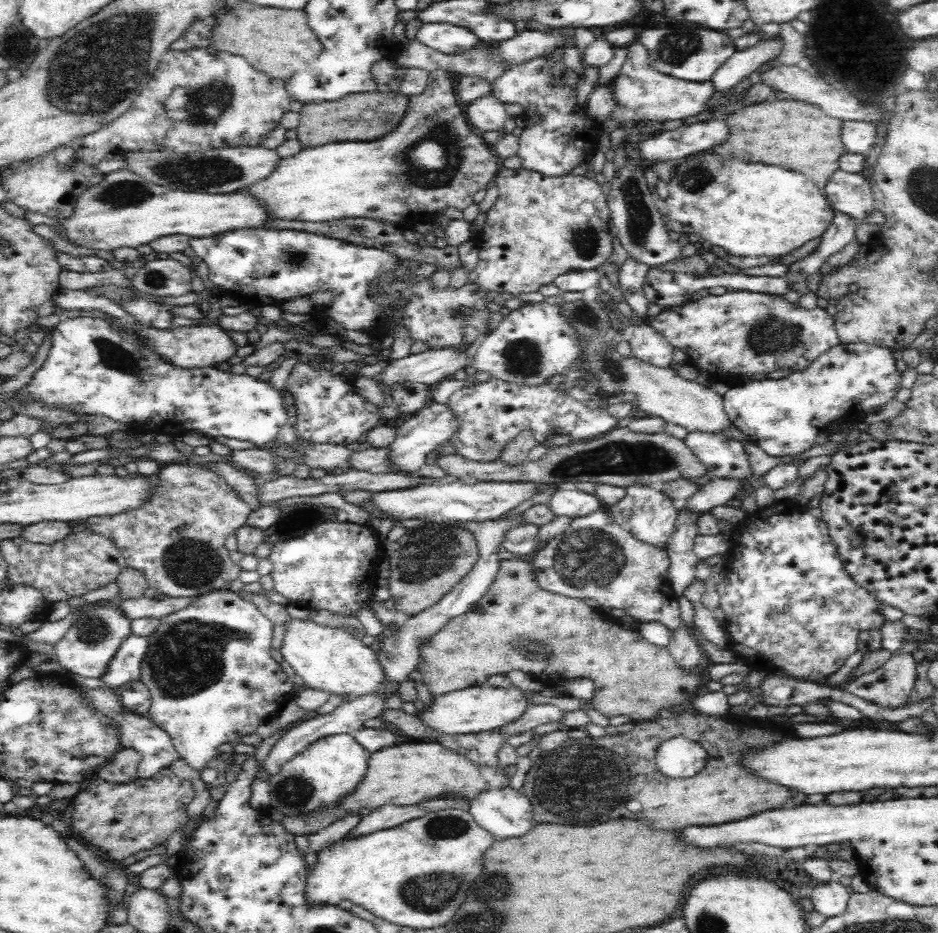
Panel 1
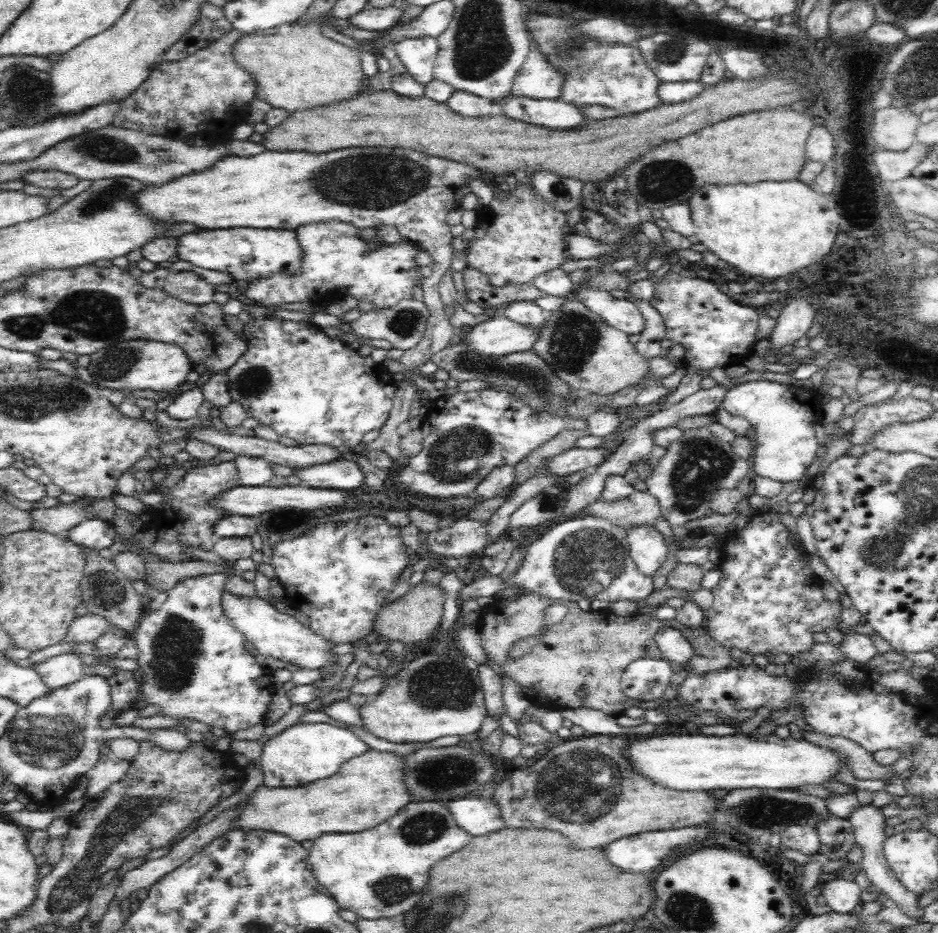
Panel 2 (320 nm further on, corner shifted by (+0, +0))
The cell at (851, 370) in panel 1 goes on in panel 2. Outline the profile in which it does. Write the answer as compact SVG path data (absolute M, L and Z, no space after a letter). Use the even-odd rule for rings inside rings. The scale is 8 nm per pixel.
M756 380L740 383L732 387L724 397L720 406L734 416L741 416L750 420L752 426L756 426L756 448L751 458L754 471L760 477L783 483L794 482L804 478L808 466L814 462L816 458L816 450L818 450L819 441L814 436L814 428L810 428L810 424L816 424L820 418L820 394L816 394L814 390L800 390L798 388L784 388L780 383Z

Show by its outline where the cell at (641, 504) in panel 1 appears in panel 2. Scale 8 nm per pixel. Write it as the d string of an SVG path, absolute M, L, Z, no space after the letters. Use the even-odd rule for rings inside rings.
M650 525L636 526L627 532L629 558L633 561L633 565L637 566L637 570L643 576L654 578L656 572L668 560L665 538Z

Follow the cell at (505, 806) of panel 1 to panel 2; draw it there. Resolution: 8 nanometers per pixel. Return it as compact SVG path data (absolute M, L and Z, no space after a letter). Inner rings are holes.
M478 795L468 796L450 801L446 806L458 826L466 828L470 836L484 836L504 826L500 809L492 803L492 799L481 800Z

